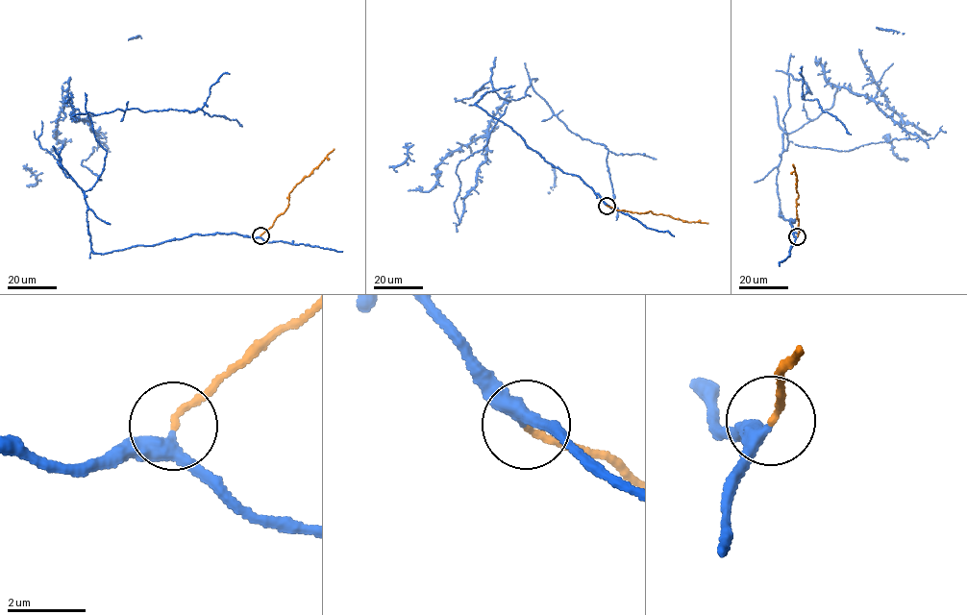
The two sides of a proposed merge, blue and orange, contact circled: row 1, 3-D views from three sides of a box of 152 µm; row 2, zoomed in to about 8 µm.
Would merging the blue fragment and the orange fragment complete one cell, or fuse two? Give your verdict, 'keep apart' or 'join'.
join

